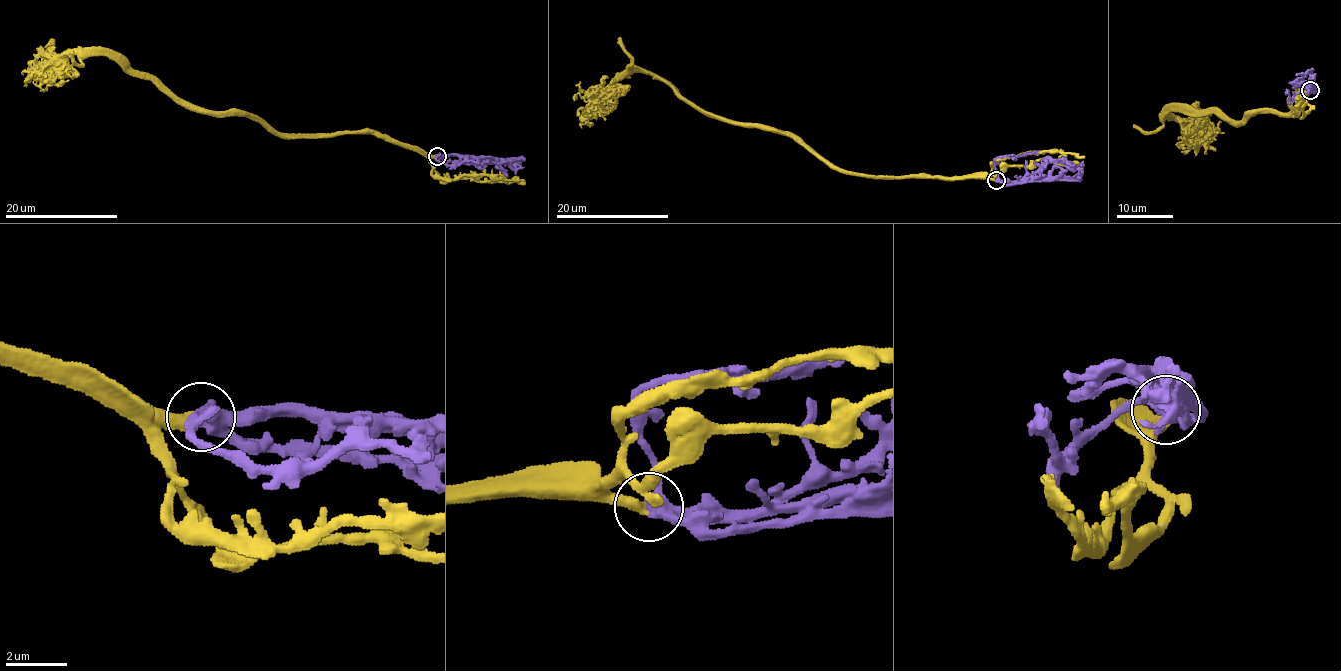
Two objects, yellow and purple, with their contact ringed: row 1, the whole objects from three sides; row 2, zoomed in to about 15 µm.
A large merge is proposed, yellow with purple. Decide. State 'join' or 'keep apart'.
join

